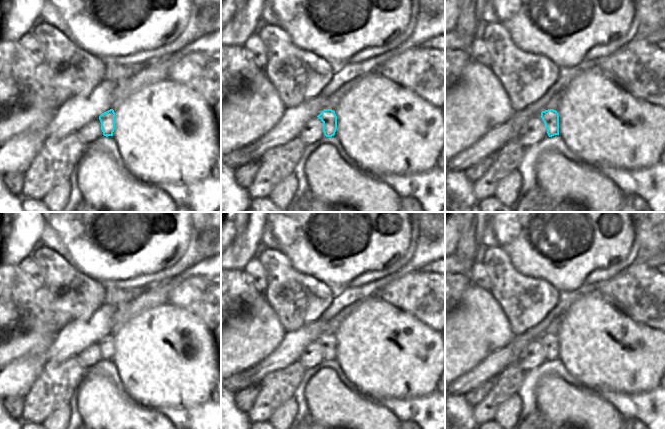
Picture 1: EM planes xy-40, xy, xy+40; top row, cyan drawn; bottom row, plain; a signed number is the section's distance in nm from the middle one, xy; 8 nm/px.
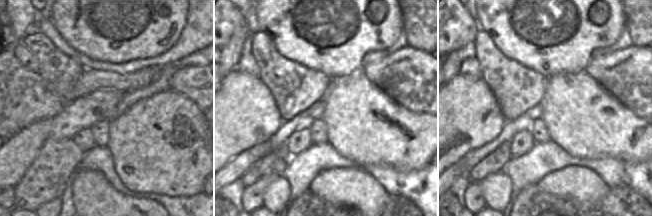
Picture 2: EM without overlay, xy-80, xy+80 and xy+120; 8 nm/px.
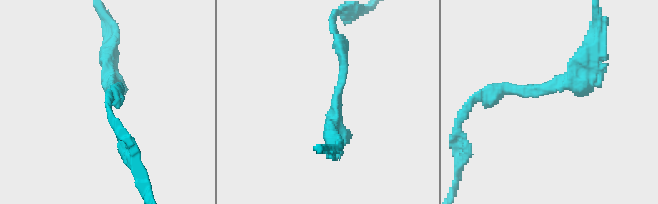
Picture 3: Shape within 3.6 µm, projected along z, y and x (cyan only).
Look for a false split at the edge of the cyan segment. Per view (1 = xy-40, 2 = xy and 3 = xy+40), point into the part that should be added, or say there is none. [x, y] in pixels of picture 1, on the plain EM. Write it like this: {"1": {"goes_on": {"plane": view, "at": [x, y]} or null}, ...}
{"1": {"goes_on": null}, "2": {"goes_on": null}, "3": {"goes_on": null}}

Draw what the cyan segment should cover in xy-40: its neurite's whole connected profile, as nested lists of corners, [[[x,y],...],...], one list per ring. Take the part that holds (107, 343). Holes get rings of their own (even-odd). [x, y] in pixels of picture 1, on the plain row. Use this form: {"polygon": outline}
{"polygon": [[[110,333],[99,340],[99,344],[101,346],[101,354],[103,359],[113,360],[113,356],[115,354],[115,336],[113,333]]]}

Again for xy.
{"polygon": [[[324,333],[317,340],[323,346],[323,356],[326,361],[332,361],[337,354],[337,340],[332,333]]]}

